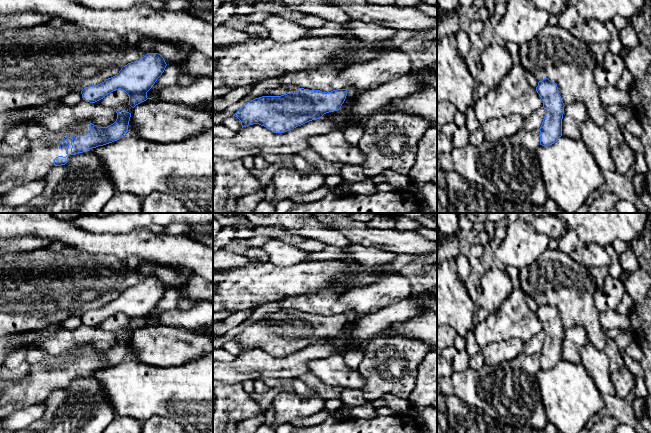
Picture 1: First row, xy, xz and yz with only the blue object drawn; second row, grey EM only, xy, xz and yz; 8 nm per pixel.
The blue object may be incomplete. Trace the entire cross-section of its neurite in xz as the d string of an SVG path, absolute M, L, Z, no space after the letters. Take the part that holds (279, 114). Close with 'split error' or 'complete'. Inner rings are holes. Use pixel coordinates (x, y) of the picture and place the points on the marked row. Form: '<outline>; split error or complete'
M281 85L248 102L233 116L241 121L242 128L259 124L274 133L283 133L339 110L347 93L347 89L322 92Z; split error

